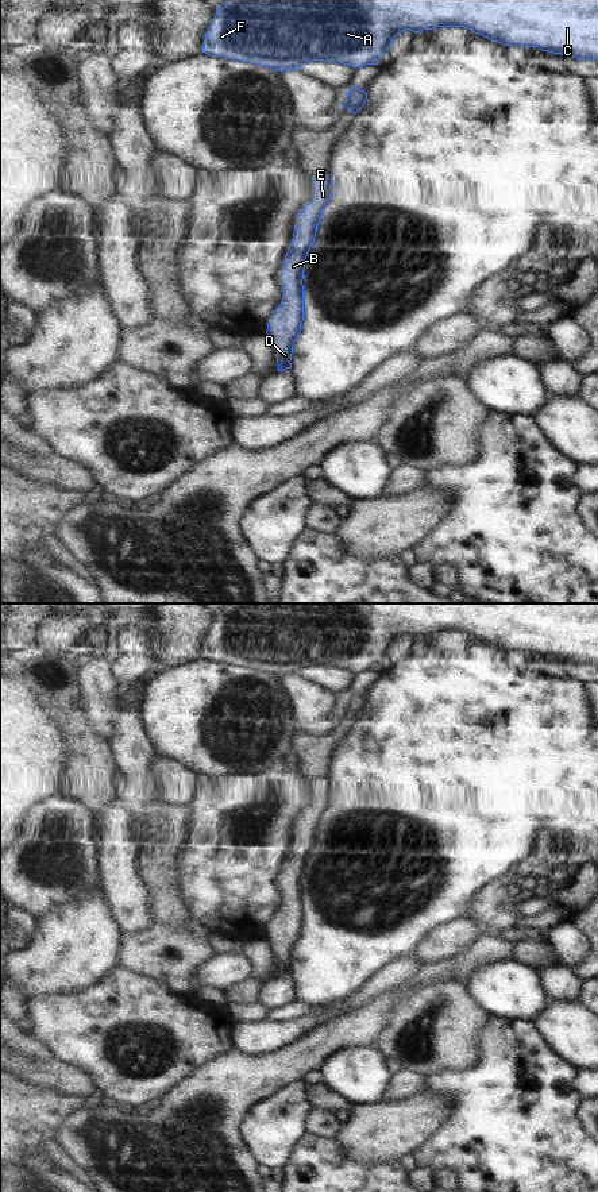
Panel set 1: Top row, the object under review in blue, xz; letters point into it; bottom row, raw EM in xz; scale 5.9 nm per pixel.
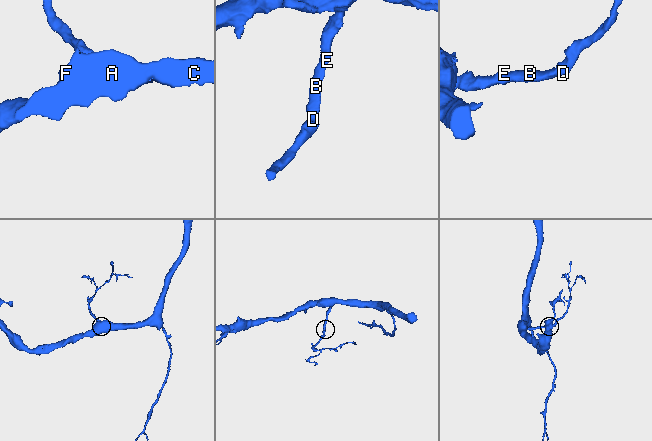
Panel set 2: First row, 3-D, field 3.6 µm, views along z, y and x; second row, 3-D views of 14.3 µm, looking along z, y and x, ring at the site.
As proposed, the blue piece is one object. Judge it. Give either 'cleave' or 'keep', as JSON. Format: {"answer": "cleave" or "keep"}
{"answer": "keep"}

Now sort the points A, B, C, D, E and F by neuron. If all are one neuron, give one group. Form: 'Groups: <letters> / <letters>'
Groups: A B C D E F

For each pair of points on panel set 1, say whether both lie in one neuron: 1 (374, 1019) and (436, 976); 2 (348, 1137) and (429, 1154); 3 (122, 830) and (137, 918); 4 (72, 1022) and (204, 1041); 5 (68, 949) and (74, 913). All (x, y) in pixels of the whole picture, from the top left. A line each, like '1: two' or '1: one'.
1: one
2: two
3: one
4: one
5: one

